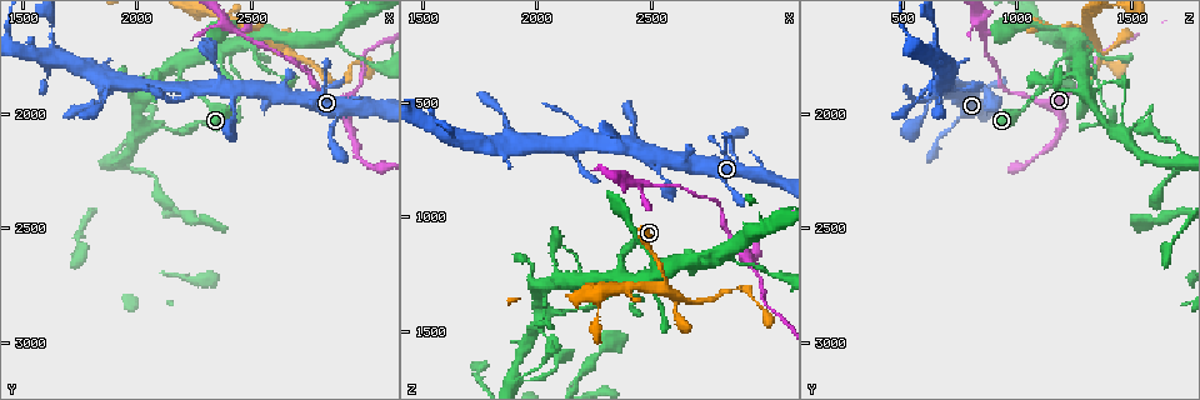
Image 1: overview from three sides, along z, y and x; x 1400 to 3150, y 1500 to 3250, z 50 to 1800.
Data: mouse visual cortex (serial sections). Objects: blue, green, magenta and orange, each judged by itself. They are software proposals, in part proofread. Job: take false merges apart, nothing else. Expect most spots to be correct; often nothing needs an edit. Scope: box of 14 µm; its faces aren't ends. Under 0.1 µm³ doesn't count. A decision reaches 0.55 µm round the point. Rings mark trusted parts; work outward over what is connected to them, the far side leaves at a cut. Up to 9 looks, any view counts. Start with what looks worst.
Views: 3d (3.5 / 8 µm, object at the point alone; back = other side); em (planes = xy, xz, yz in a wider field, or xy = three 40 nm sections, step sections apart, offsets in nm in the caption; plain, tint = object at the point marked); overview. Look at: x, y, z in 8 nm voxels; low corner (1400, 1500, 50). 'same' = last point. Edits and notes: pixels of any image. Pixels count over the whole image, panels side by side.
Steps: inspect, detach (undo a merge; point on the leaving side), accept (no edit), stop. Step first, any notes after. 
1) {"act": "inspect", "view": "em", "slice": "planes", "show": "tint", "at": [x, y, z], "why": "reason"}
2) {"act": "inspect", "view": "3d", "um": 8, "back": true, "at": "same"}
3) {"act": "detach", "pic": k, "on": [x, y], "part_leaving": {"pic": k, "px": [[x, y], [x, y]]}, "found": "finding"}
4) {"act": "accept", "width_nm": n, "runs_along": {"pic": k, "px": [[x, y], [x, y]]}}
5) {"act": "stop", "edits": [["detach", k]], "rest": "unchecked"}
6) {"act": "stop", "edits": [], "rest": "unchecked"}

{"act": "inspect", "view": "3d", "um": 3.5, "back": true, "at": [2620, 1690, 1360], "why": "sudden change in width"}

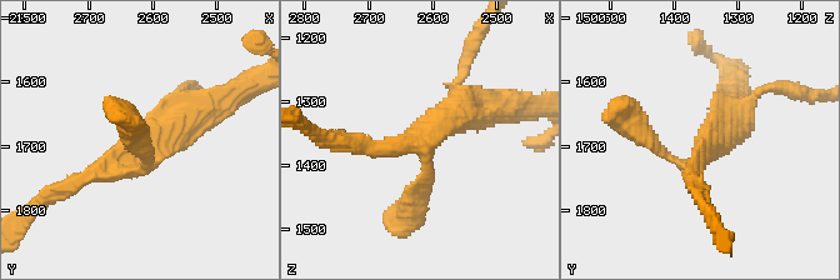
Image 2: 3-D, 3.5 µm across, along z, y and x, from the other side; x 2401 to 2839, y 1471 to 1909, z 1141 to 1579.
{"act": "inspect", "view": "em", "slice": "xy", "step": 2, "show": "tint", "at": [2625, 1700, 1355], "why": "shape alone is not enough"}

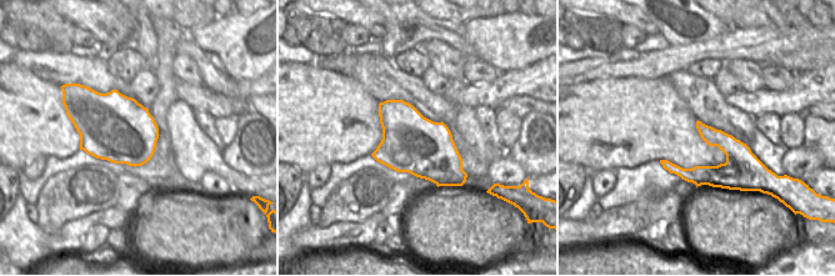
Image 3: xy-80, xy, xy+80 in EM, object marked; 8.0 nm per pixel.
{"act": "accept", "runs_along": {"pic": 2, "px": [[174, 104], [170, 131], [66, 189]]}, "found": "all the same cell"}

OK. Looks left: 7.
{"act": "inspect", "view": "3d", "um": 3.5, "at": [2890, 1870, 1320], "why": "abrupt turn"}

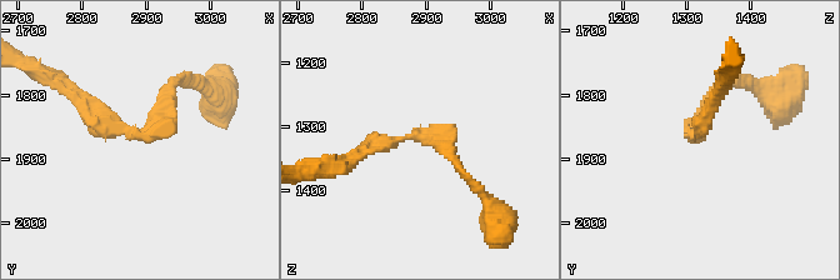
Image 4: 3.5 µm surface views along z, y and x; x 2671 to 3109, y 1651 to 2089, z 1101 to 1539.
{"act": "inspect", "view": "em", "slice": "planes", "show": "tint", "at": [2905, 1860, 1310], "arm_widths_nm": [100, 200], "why": "need the tissue"}

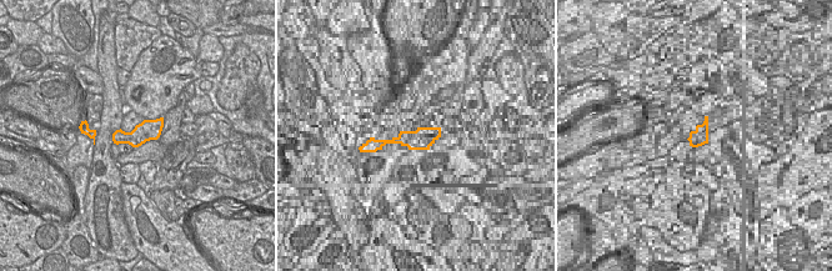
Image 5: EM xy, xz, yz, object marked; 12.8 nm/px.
{"act": "accept", "runs_along": {"pic": 4, "px": [[75, 100], [148, 135], [183, 78]]}, "found": "one cell here"}

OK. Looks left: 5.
{"act": "inspect", "view": "3d", "um": 3.5, "at": [1630, 1740, 640], "why": "small branch off a trunk"}

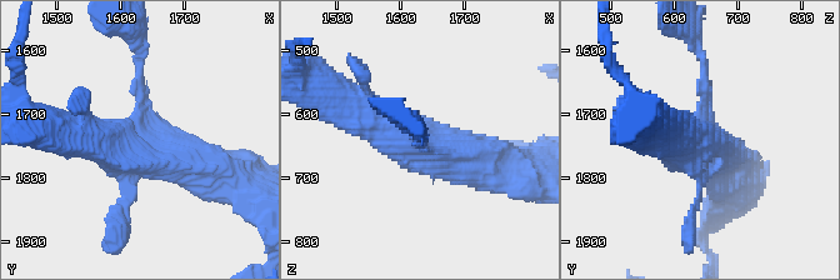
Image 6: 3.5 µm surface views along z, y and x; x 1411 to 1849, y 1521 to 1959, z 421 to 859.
{"act": "inspect", "view": "em", "slice": "planes", "show": "tint", "at": [1620, 1735, 655]}

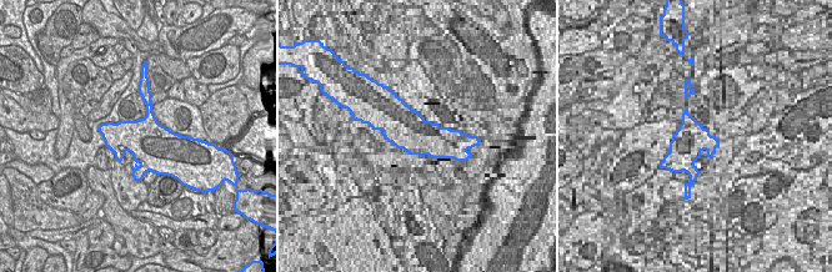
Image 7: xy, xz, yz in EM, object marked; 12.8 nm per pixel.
{"act": "accept", "runs_along": {"pic": 6, "px": [[489, 158], [416, 148], [344, 100]]}, "found": "all the same cell"}

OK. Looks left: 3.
{"act": "inspect", "view": "3d", "um": 3.5, "at": [2440, 1640, 840], "why": "sudden change in width"}

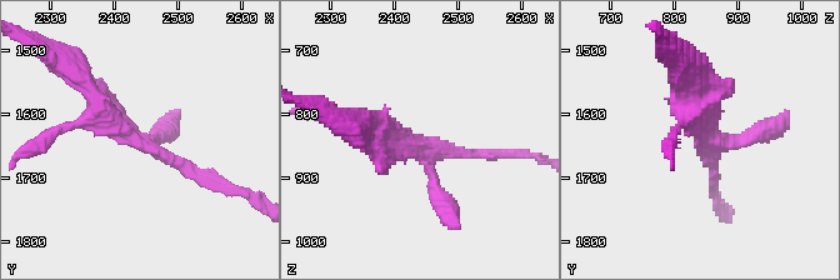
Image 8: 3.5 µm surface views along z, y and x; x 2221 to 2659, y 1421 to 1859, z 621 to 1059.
{"act": "inspect", "view": "em", "slice": "xy", "step": 3, "show": "tint", "at": [2440, 1645, 845], "why": "need the tissue"}

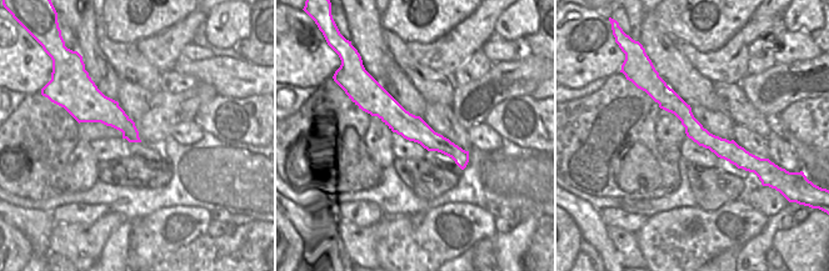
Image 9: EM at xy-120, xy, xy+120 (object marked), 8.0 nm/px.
{"act": "accept", "runs_along": {"pic": 8, "px": [[209, 183], [109, 125], [86, 86]]}, "found": "all the same cell"}

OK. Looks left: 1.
{"act": "stop", "edits": [], "rest": "unchecked"}

